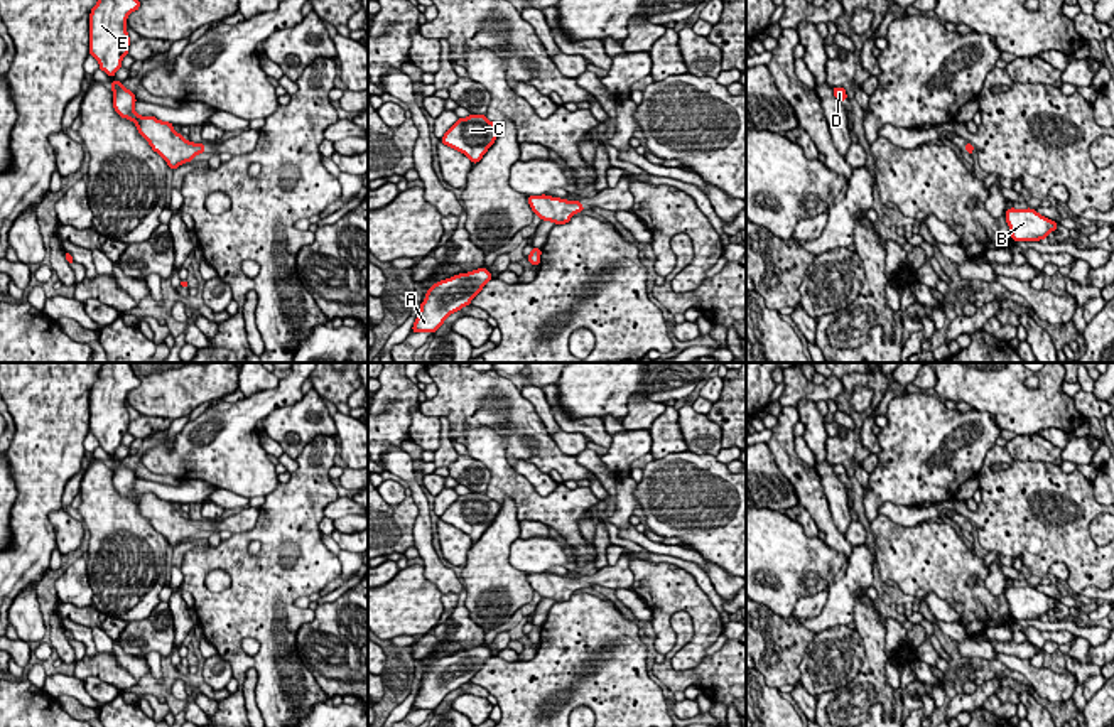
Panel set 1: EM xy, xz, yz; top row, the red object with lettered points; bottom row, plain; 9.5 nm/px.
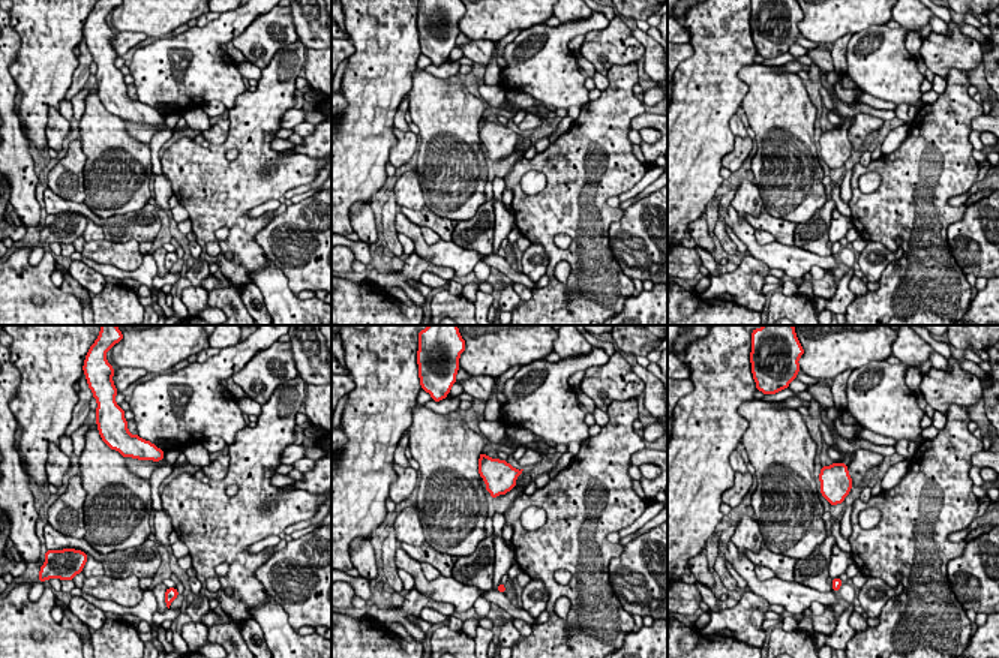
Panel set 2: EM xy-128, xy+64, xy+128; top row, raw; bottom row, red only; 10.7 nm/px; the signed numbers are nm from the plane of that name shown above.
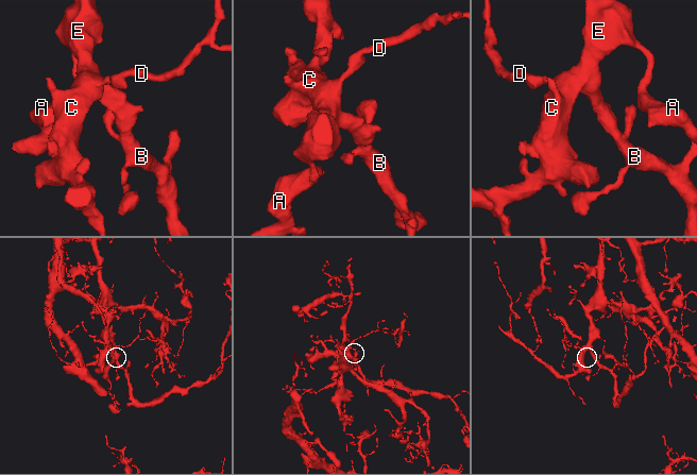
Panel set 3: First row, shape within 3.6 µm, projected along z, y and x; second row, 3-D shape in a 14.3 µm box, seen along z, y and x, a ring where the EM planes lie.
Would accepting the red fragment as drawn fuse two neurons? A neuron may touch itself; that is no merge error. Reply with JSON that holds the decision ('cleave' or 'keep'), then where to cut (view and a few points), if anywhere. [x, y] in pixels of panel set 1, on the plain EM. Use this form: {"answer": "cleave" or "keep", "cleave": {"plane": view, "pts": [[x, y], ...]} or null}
{"answer": "keep", "cleave": null}

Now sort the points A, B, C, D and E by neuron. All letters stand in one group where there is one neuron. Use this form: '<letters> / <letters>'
A B C D E

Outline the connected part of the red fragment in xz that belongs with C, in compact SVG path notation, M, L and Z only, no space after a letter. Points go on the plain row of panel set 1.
M484 493L459 496L441 516L441 520L464 531L478 541L500 513L500 504Z

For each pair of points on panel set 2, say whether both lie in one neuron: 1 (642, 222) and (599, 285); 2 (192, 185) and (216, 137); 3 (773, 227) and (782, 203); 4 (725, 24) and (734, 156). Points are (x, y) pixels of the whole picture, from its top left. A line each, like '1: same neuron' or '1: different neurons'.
1: different neurons
2: different neurons
3: different neurons
4: different neurons

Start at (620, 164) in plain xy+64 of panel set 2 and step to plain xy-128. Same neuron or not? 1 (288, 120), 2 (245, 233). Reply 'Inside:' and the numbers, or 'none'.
Inside: 2

